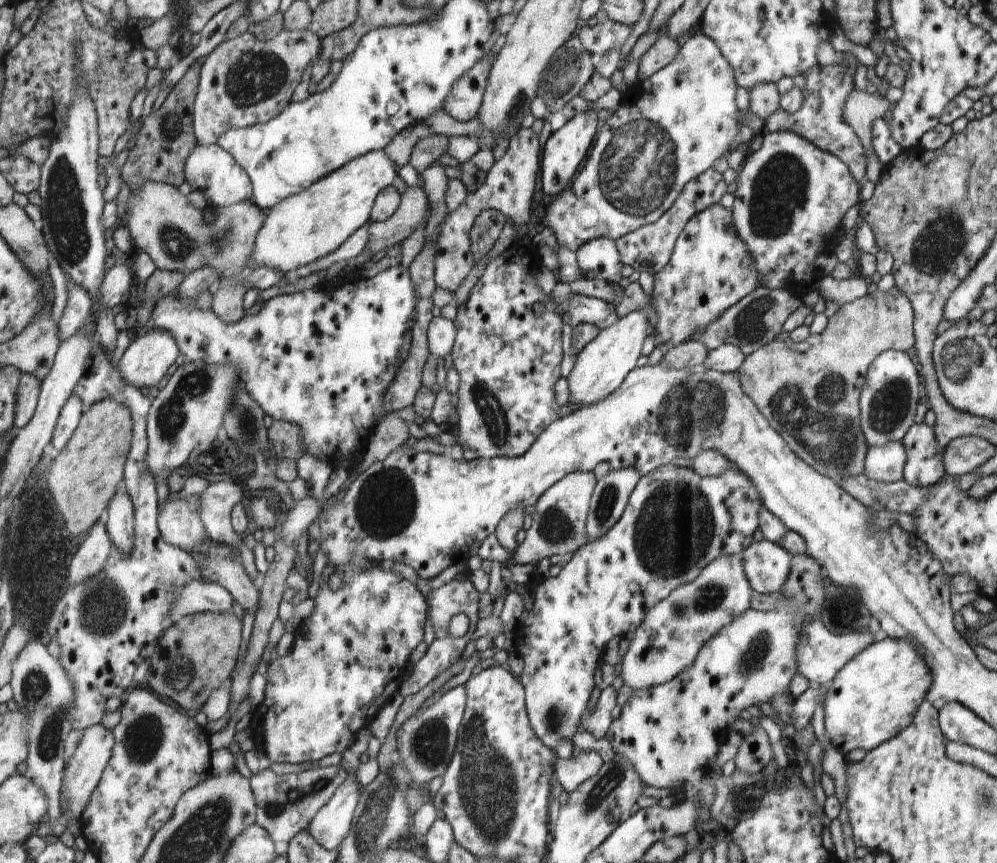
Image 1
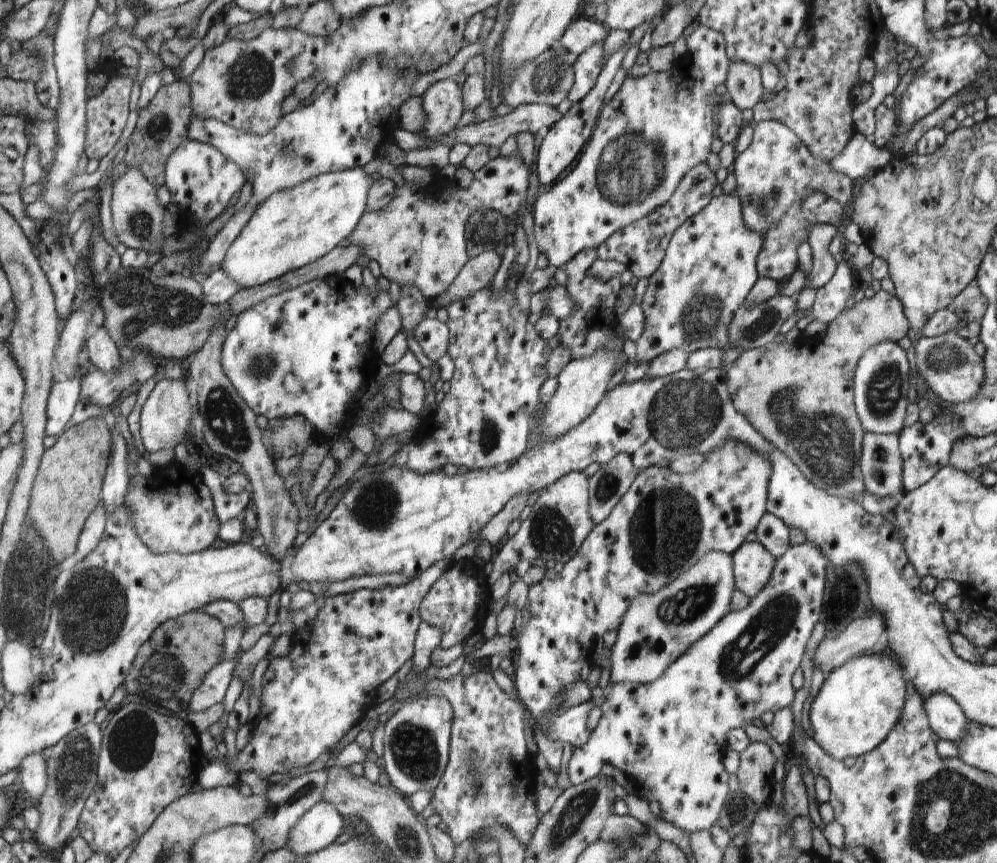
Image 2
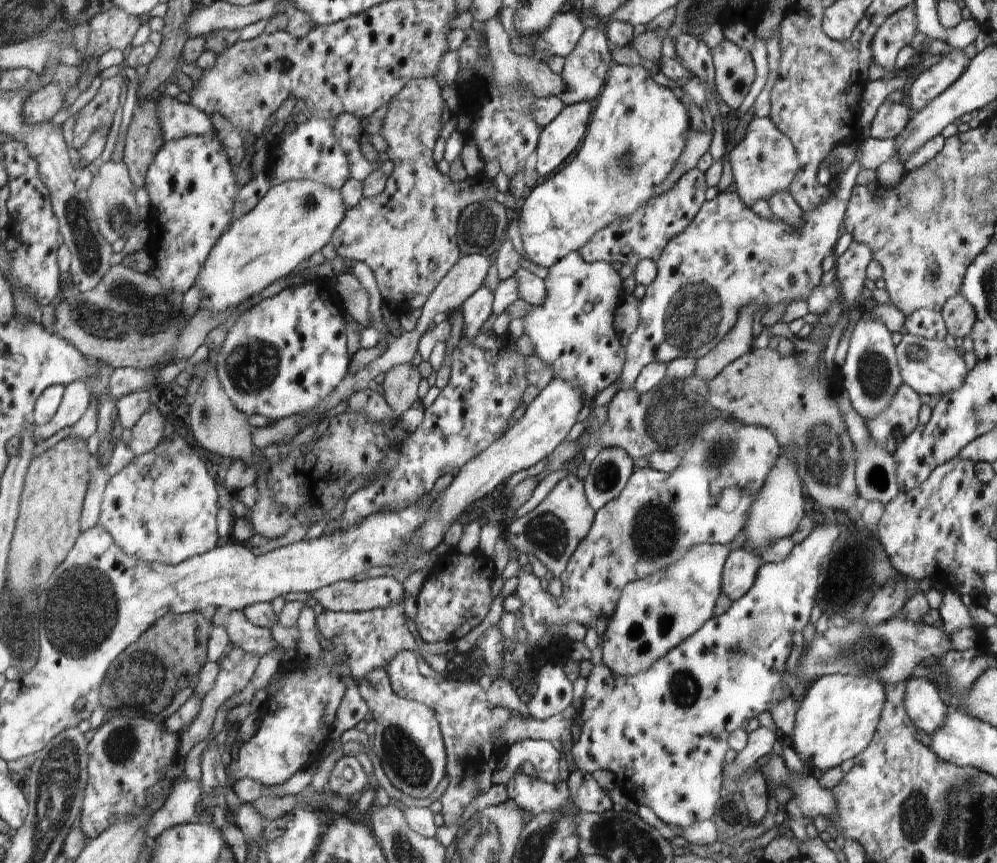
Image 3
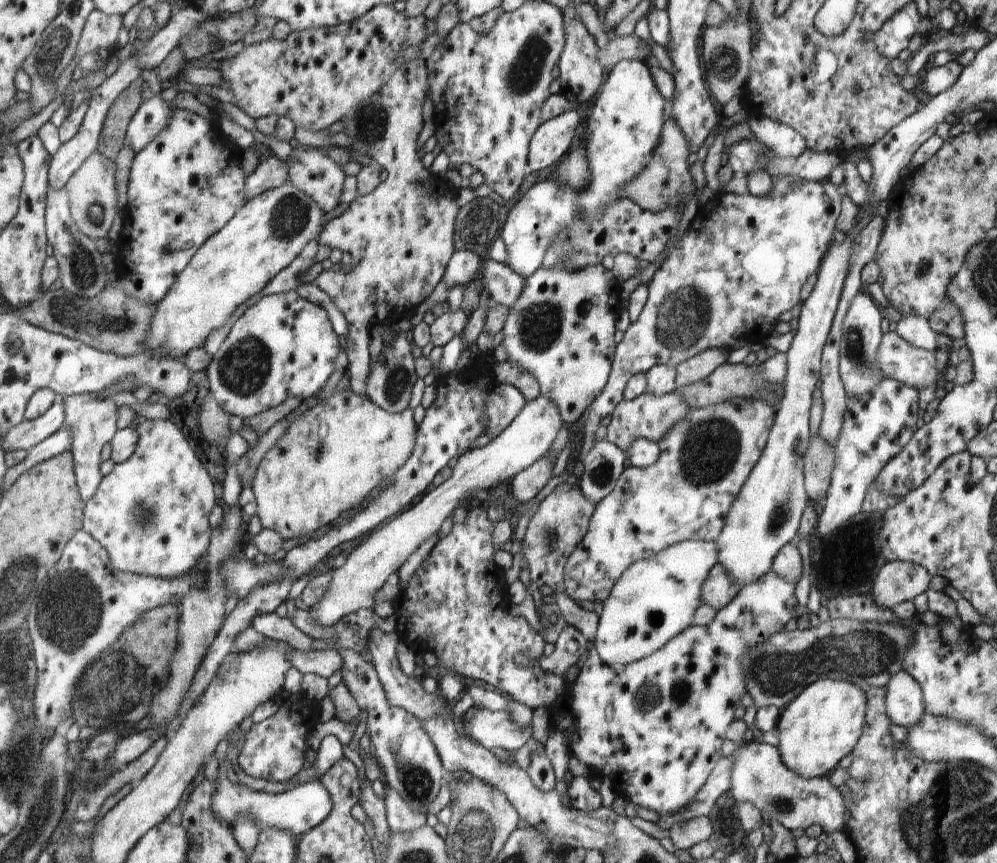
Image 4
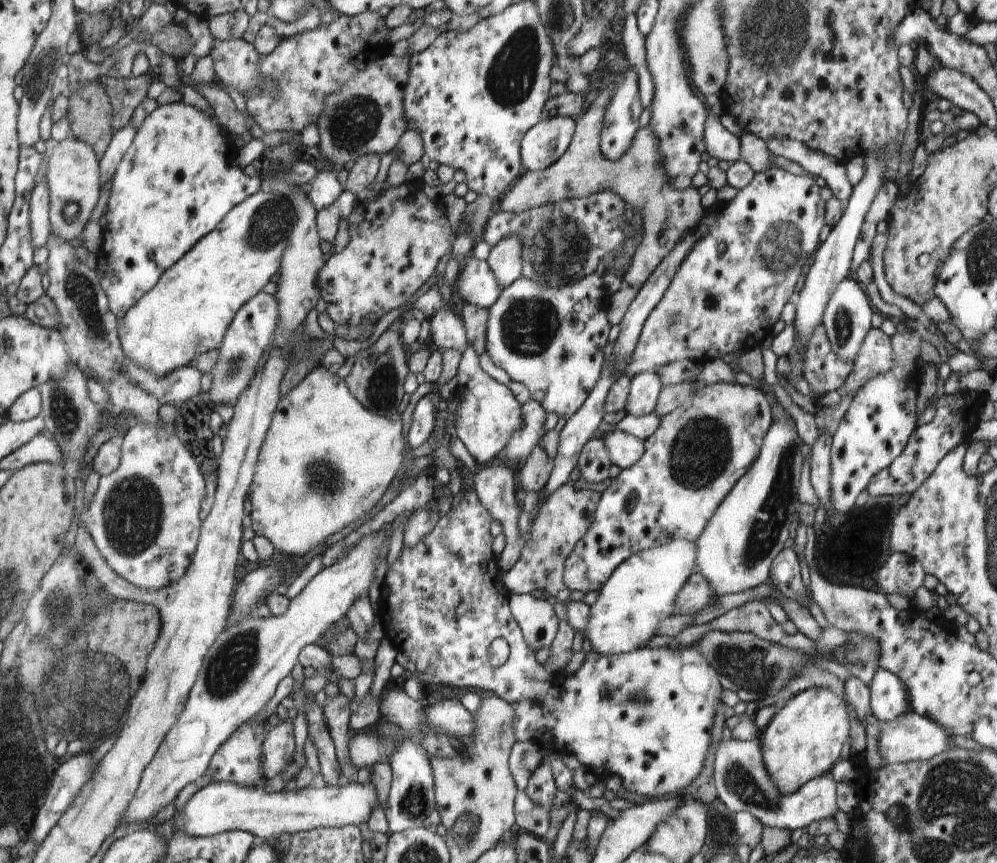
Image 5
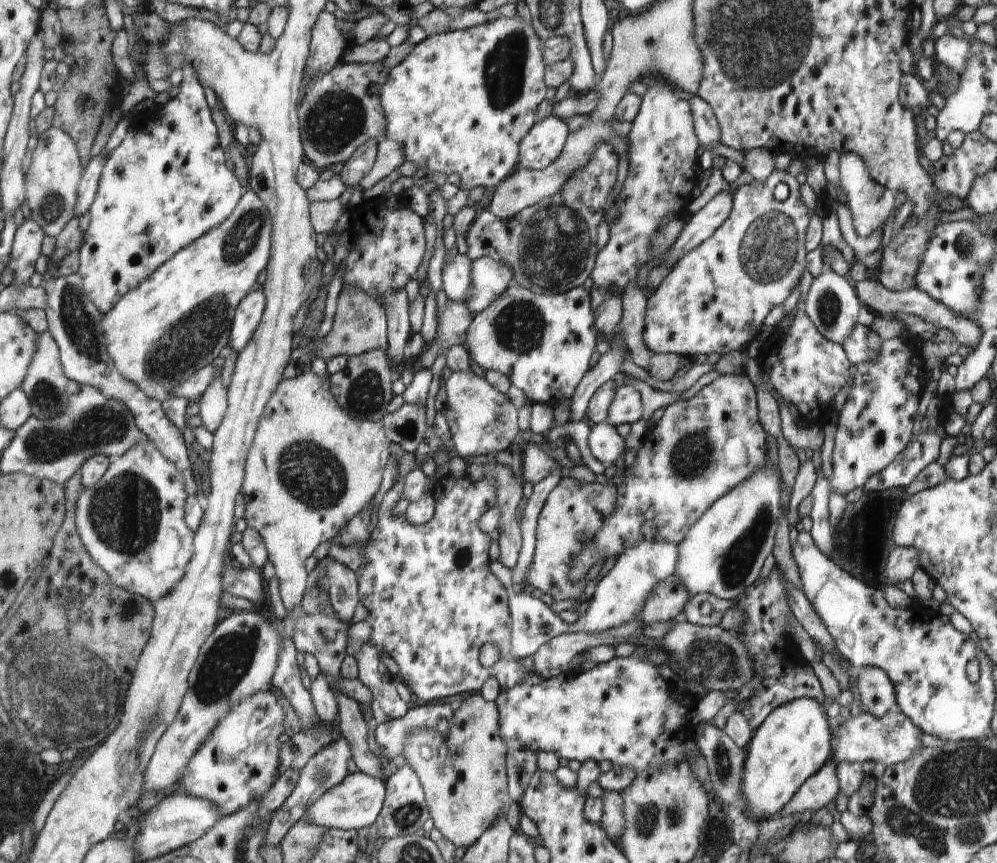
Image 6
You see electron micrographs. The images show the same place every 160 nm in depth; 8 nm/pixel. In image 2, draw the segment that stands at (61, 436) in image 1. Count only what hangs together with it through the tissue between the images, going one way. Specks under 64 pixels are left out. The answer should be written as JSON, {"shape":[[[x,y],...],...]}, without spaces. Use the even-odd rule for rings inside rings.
{"shape":[[[78,372],[73,377],[70,377],[62,382],[53,383],[50,387],[50,392],[47,398],[46,405],[46,424],[45,424],[45,433],[48,436],[59,436],[59,434],[65,430],[66,422],[70,420],[76,408],[76,404],[79,401],[79,392],[80,392],[80,379],[83,377],[82,372]]]}

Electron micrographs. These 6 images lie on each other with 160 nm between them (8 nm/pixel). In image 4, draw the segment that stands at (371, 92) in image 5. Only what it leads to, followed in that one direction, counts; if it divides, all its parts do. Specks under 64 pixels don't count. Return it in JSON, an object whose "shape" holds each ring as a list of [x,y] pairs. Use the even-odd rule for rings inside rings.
{"shape":[[[413,58],[403,64],[394,74],[385,82],[383,87],[380,87],[371,98],[362,100],[356,104],[354,110],[350,109],[342,118],[342,124],[344,124],[344,132],[348,136],[349,146],[346,149],[354,150],[354,152],[372,157],[372,160],[382,168],[386,169],[388,176],[386,180],[380,182],[380,184],[367,195],[358,195],[349,204],[348,209],[339,217],[330,220],[323,232],[319,234],[319,242],[326,244],[330,248],[338,248],[344,252],[344,256],[350,256],[350,267],[348,269],[342,269],[341,262],[339,265],[333,266],[328,272],[323,272],[322,276],[318,279],[319,283],[328,294],[328,298],[334,302],[334,306],[344,314],[346,322],[348,322],[348,333],[344,338],[346,339],[347,348],[345,352],[348,357],[348,374],[350,376],[351,390],[359,395],[366,395],[365,390],[367,388],[367,376],[370,373],[371,354],[372,354],[372,327],[380,324],[384,327],[390,328],[391,326],[400,326],[400,322],[404,322],[404,318],[412,318],[413,314],[416,314],[416,310],[420,310],[420,306],[424,306],[424,302],[428,302],[428,298],[432,298],[432,294],[436,294],[436,290],[440,290],[440,282],[444,282],[444,274],[446,274],[446,265],[450,260],[450,257],[456,252],[454,248],[454,230],[456,230],[456,217],[459,211],[459,206],[454,200],[454,192],[452,192],[452,186],[445,180],[444,177],[438,177],[431,174],[430,171],[422,164],[420,164],[420,158],[418,158],[418,146],[416,146],[416,138],[418,138],[418,132],[422,130],[422,104],[426,100],[426,92],[428,92],[428,70],[426,68],[426,62],[424,58]]]}

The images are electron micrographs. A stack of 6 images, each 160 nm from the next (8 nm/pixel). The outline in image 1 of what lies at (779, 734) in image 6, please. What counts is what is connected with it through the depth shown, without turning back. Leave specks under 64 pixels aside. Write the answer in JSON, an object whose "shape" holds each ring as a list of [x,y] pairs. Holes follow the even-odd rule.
{"shape":[[[884,637],[849,660],[827,687],[824,728],[830,744],[844,757],[851,750],[872,750],[889,741],[912,722],[931,685],[927,663],[910,641]]]}

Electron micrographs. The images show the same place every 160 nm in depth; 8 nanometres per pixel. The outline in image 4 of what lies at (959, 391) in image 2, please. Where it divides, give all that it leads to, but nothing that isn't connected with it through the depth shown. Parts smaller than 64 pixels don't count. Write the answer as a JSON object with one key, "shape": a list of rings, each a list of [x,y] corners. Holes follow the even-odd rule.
{"shape":[[[896,331],[882,335],[877,361],[884,379],[897,380],[916,390],[932,384],[944,385],[944,369],[936,367],[935,351],[915,347]]]}

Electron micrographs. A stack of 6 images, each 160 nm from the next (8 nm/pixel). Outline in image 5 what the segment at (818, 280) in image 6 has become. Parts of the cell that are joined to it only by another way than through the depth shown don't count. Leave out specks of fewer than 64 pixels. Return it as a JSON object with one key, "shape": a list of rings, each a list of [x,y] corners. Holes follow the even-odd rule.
{"shape":[[[846,277],[836,285],[824,309],[823,321],[821,323],[824,325],[829,338],[832,352],[836,353],[837,357],[853,364],[864,336],[872,329],[871,318],[874,311],[876,309],[872,306],[865,289],[857,281]]]}

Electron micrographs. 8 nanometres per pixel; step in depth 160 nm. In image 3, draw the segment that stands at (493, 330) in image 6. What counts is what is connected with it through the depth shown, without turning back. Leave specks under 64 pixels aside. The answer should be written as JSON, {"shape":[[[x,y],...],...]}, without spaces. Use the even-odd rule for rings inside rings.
{"shape":[[[571,252],[568,256],[562,258],[562,260],[556,262],[548,269],[548,275],[542,279],[545,284],[545,299],[542,304],[538,306],[531,305],[529,311],[523,316],[524,319],[524,332],[534,348],[534,355],[540,357],[549,367],[551,367],[553,376],[559,379],[563,379],[564,382],[571,383],[574,387],[579,387],[583,390],[583,393],[587,396],[588,404],[591,404],[594,398],[604,390],[608,388],[612,382],[620,377],[623,370],[623,366],[626,362],[626,351],[623,346],[619,343],[618,337],[616,336],[616,331],[613,327],[614,322],[614,312],[616,308],[624,302],[624,297],[626,295],[624,290],[624,277],[620,274],[620,270],[616,270],[616,266],[612,266],[612,262],[606,261],[596,261],[593,263],[588,263],[584,260],[581,254],[577,252]]]}

